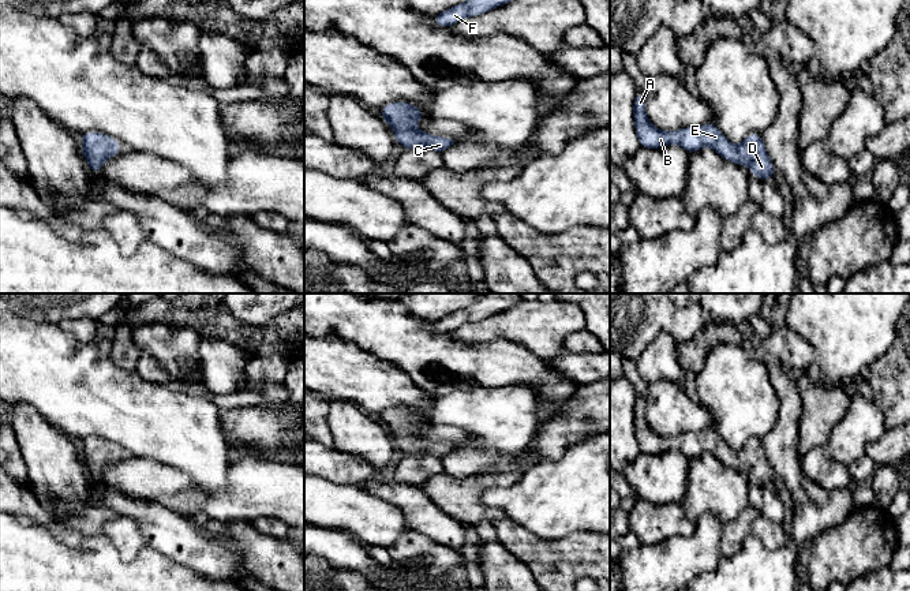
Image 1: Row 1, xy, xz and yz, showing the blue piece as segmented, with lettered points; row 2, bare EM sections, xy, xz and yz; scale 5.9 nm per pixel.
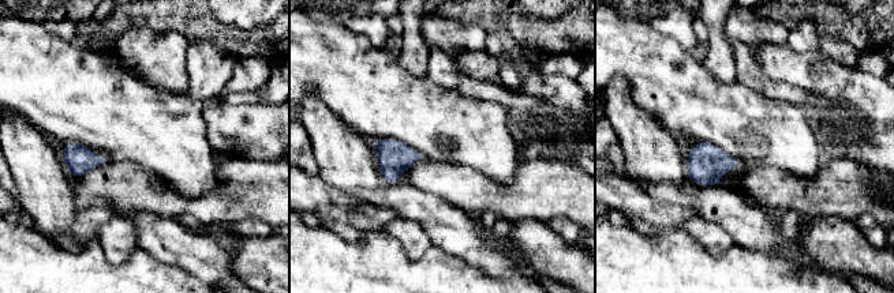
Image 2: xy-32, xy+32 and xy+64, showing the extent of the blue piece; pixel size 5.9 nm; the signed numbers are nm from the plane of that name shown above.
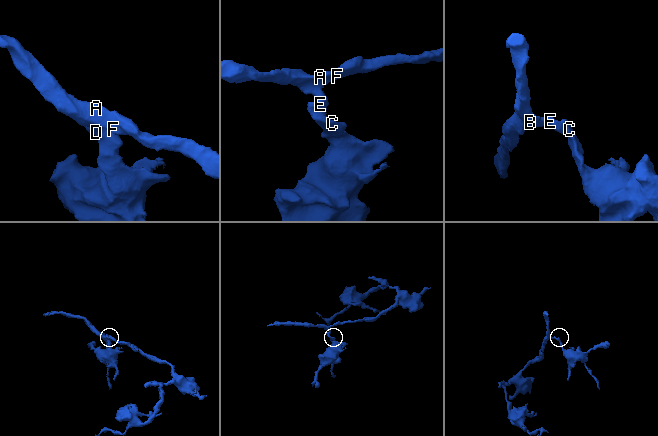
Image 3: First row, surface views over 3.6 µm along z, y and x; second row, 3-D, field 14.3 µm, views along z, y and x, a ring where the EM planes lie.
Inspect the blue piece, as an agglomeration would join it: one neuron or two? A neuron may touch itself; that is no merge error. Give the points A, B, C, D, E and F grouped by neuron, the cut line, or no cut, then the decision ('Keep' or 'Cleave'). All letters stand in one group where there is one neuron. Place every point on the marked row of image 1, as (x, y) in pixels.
Groups: A B C D E F. No split. Keep

